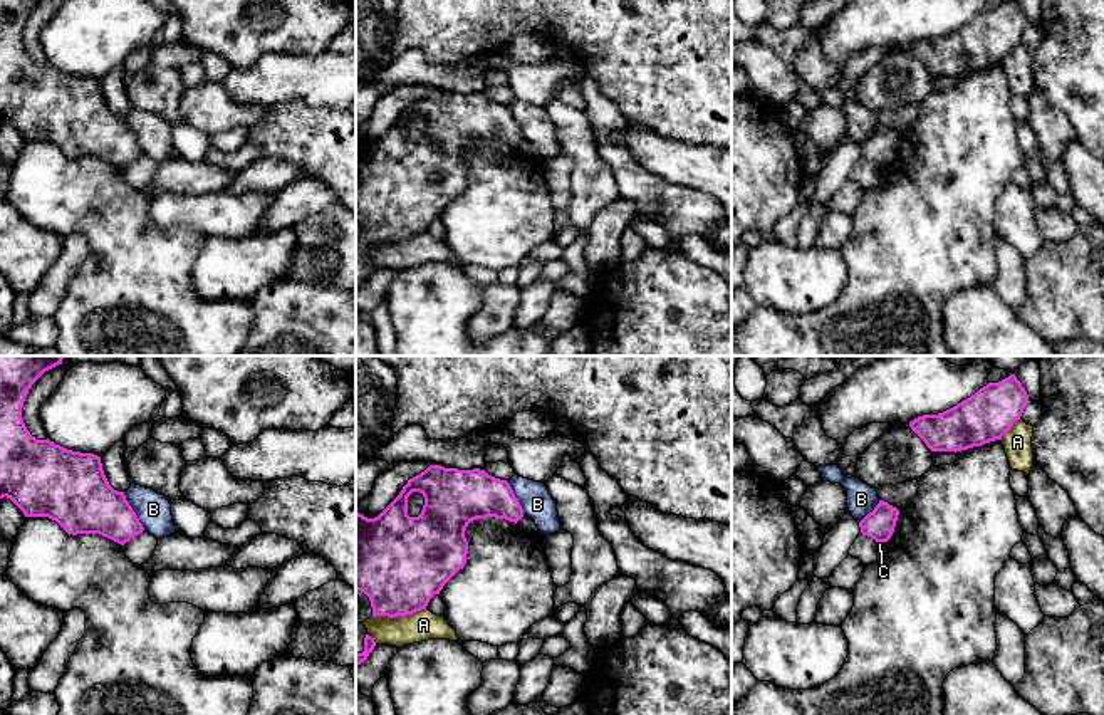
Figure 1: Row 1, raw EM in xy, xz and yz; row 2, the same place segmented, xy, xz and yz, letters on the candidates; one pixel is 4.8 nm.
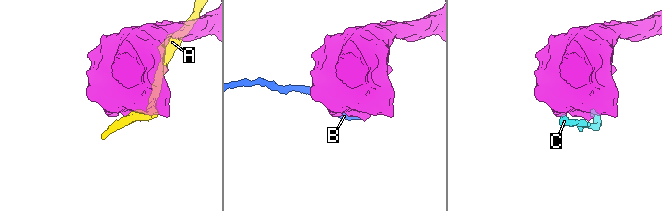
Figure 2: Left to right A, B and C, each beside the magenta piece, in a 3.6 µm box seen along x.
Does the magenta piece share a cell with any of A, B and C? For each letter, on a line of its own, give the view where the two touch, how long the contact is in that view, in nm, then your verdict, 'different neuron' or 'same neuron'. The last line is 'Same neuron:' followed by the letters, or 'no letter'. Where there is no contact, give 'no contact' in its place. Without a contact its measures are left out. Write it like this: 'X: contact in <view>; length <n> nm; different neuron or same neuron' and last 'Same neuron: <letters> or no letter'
A: contact in xz; length 260 nm; different neuron
B: contact in xy; length 220 nm; different neuron
C: contact in yz; length 30 nm; different neuron
Same neuron: no letter

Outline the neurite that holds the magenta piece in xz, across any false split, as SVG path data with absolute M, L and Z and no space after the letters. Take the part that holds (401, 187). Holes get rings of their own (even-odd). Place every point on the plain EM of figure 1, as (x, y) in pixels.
M430 89L409 102L378 141L367 143L356 133L356 215L369 222L372 240L398 242L426 233L430 223L466 188L468 148L487 141L513 148L523 141L510 107L480 92L458 94L441 89ZM413 116L424 121L418 141L408 139L408 121Z

